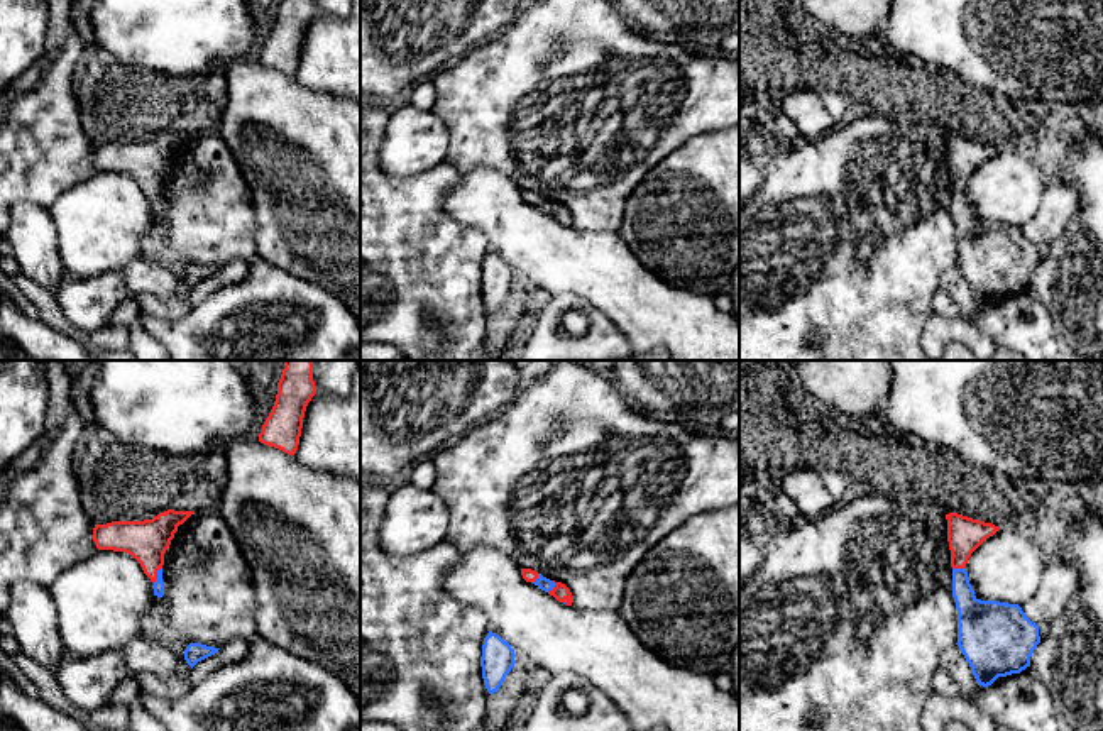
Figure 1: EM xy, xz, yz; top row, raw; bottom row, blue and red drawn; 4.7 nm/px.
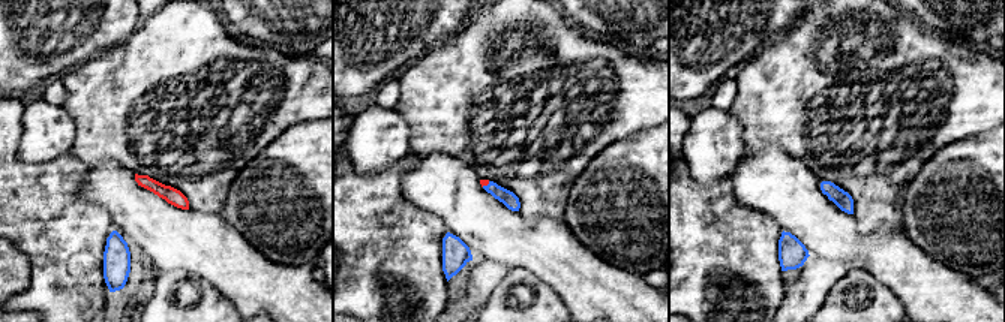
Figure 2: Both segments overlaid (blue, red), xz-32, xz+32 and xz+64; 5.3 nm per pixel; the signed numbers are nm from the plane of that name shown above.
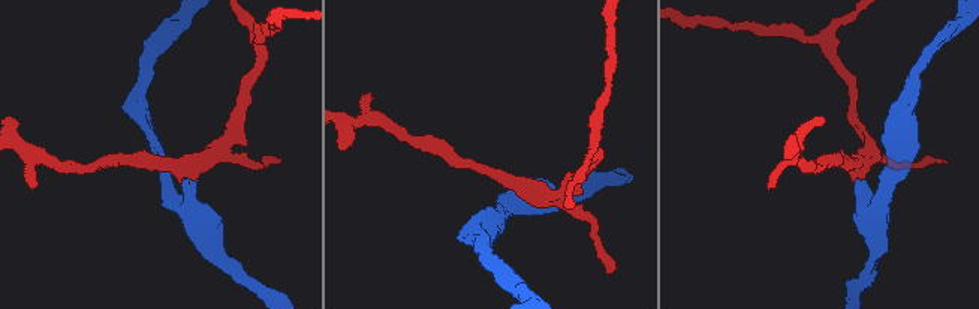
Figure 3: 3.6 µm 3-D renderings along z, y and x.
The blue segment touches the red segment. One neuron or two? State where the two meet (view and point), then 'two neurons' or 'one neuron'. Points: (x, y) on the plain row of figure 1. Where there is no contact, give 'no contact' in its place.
meets blue in xy at (158, 197); one neuron

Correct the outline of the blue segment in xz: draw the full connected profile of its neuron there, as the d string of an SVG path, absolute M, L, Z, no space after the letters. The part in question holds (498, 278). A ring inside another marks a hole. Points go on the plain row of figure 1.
M489 252L482 266L480 288L484 306L492 316L514 288L514 271L499 256Z

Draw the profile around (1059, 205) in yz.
M1049 184L1035 215L1020 228L1037 247L1056 242L1081 208L1079 196L1066 184Z

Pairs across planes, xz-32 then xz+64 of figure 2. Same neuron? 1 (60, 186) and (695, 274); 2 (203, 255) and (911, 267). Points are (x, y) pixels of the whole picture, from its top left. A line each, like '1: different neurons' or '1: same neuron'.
1: same neuron
2: same neuron

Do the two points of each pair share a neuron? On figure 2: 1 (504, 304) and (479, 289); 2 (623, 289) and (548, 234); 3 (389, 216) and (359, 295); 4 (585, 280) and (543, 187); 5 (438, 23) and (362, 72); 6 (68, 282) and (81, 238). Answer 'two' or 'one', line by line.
1: two
2: one
3: one
4: two
5: one
6: one

